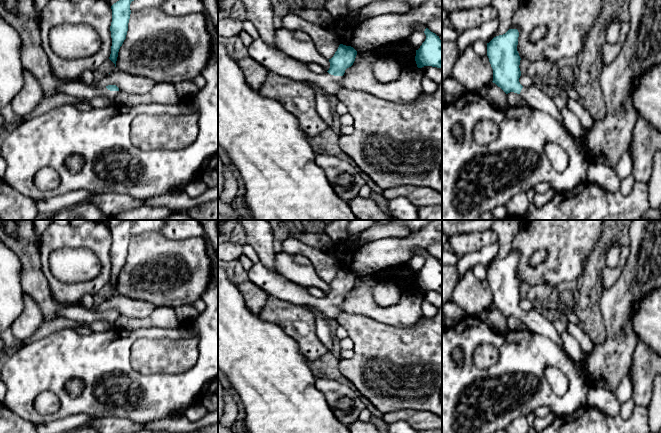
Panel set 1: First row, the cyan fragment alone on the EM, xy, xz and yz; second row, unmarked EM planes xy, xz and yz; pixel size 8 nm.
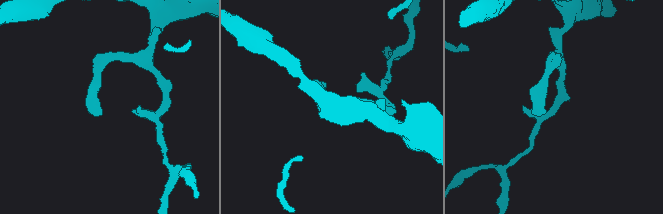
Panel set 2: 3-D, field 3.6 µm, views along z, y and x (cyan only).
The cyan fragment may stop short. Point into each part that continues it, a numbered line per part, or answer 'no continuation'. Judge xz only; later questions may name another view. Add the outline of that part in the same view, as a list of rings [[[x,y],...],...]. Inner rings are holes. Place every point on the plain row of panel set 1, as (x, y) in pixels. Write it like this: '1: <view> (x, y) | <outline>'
1: xz (273, 283) | [[[260,262],[254,263],[246,273],[245,278],[264,290],[269,296],[316,309],[329,321],[336,320],[342,312],[340,309],[342,300],[334,300],[328,296],[323,298],[314,297],[302,286],[286,279],[279,272],[269,270]]]

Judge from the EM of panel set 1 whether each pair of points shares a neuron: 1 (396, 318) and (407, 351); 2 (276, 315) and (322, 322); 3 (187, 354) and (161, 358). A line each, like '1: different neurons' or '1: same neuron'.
1: different neurons
2: different neurons
3: same neuron

